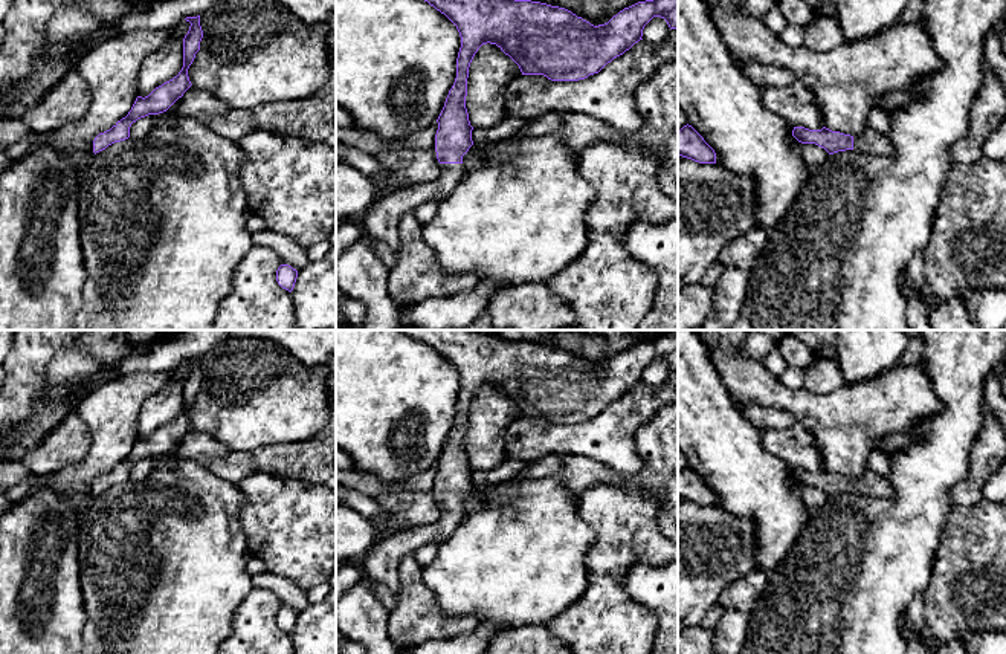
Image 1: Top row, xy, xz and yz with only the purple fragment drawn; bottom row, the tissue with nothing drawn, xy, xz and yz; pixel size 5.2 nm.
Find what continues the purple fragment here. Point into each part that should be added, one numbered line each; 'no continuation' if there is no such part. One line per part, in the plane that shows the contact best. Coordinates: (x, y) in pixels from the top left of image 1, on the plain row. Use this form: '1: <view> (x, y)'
1: xz (380, 563)

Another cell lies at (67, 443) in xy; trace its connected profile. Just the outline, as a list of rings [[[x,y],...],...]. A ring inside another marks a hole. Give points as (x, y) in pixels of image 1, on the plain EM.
[[[73,411],[37,446],[26,451],[21,463],[37,475],[55,475],[79,463],[90,446],[90,431]]]

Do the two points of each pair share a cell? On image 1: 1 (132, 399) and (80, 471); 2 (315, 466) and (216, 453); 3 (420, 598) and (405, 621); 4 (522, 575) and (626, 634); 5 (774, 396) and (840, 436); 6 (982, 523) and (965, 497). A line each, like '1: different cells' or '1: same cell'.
1: same cell
2: same cell
3: same cell
4: different cells
5: same cell
6: different cells

